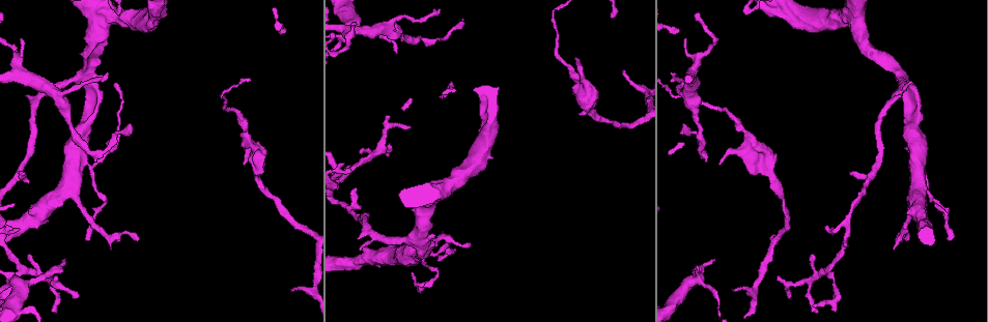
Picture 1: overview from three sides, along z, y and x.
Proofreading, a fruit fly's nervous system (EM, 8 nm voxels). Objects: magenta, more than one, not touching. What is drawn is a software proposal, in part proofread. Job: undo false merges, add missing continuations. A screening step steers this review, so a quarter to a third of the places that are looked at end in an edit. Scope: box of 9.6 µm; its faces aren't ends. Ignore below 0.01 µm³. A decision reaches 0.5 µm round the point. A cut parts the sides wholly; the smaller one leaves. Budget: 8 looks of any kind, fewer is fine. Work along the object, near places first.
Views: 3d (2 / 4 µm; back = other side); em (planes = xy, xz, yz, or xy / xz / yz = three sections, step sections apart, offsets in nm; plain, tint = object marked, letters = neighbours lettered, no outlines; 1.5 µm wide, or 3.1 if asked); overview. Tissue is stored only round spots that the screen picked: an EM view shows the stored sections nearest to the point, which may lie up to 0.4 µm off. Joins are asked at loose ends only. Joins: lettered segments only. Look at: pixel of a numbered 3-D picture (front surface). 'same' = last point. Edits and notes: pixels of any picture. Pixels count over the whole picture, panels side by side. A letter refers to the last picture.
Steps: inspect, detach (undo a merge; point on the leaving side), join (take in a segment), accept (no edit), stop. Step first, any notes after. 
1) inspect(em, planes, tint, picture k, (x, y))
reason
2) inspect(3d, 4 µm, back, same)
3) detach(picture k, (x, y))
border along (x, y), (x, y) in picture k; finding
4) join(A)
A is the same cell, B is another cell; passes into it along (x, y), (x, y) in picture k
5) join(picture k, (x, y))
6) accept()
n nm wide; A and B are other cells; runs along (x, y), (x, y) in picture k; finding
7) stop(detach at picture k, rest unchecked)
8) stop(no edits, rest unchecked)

inspect(em, xy, step 8, letters, picture 1, (703, 152))
sharp bend

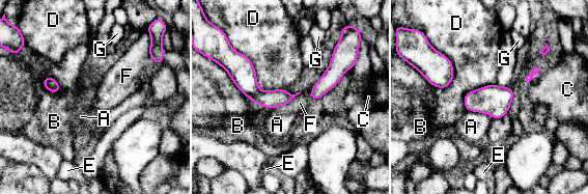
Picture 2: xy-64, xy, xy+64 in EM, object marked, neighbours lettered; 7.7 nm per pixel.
inspect(em, planes, letters, same)
another direction

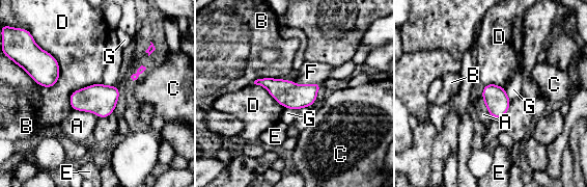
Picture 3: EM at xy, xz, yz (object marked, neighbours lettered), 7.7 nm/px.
accept()
A, B, C, D, E, F and G are other cells; border along (40, 48), (57, 61), (51, 87) in picture 3; all the same neuron

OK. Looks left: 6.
inspect(3d, 4 µm, back, picture 1, (64, 258))
free end

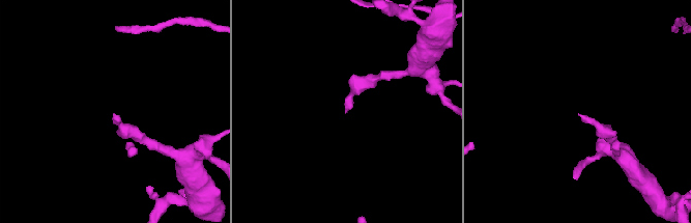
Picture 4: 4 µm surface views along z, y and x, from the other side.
inspect(em, yz, step 8, plain, picture 4, (578, 115))
now the EM

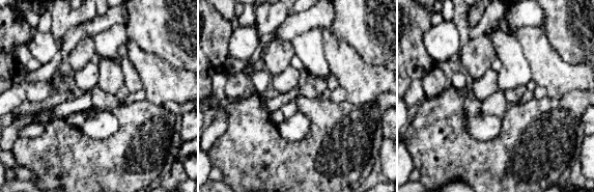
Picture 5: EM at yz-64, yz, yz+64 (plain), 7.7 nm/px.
inspect(em, yz, step 8, letters, same)
what lies round it

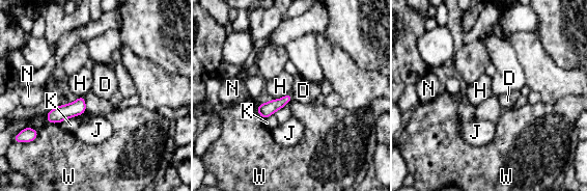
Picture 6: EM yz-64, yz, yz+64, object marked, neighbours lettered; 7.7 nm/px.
accept()
D, H, J, K, N and W are other cells; runs along (82, 100), (73, 109), (50, 119) in picture 6; none of them fits

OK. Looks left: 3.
inspect(3d, 4 µm, picture 1, (292, 291))

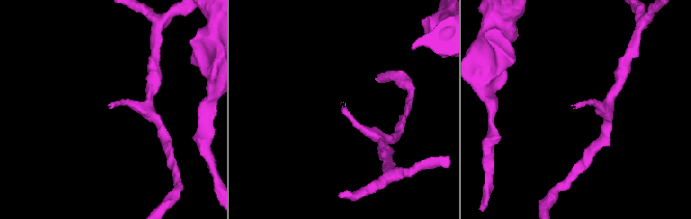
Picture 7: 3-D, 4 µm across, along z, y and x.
inspect(em, xz, step 8, tint, picture 7, (111, 106))

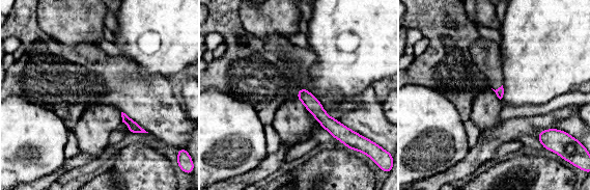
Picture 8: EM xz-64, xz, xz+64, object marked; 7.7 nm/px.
inspect(em, planes, letters, same)

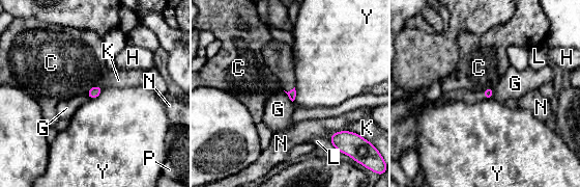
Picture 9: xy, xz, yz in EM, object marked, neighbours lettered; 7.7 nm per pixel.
accept()
C, G, H, K, L, N, P and Y are other cells; border along (283, 90), (292, 102) in picture 9; no lettered segment goes on from it

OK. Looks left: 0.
stop(no edits, rest unchecked)

